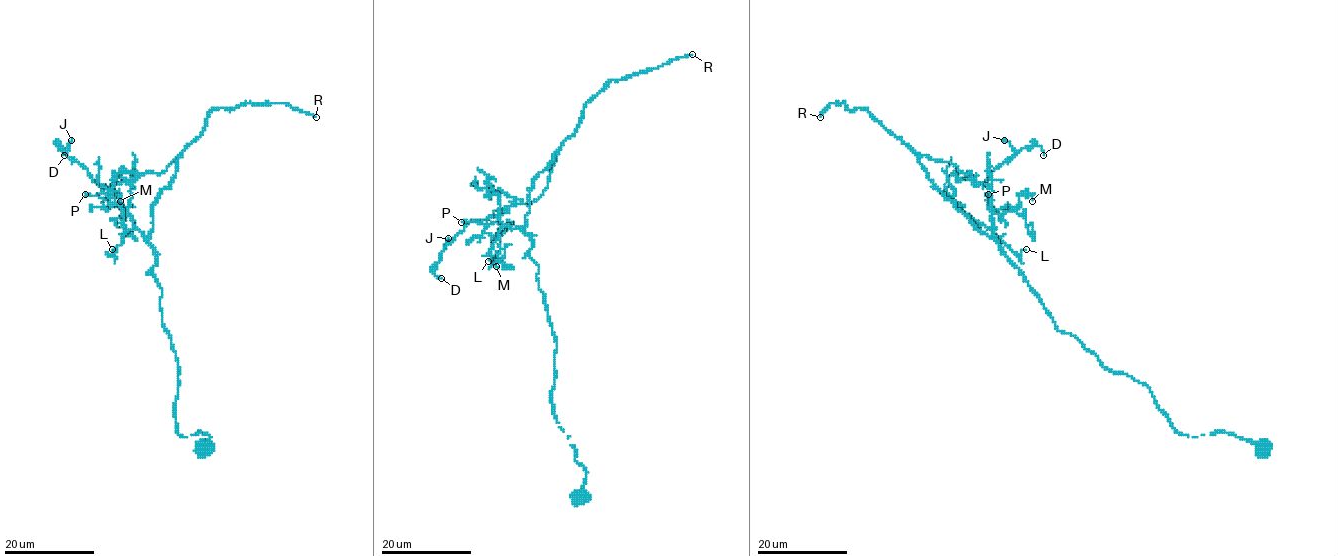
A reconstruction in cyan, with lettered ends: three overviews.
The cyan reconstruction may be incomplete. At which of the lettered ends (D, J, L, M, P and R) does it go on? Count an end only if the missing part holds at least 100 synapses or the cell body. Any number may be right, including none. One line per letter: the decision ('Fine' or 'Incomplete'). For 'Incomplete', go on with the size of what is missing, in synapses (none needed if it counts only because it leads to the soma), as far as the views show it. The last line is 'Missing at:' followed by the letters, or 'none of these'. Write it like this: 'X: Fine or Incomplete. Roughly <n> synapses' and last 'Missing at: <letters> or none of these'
D: Fine
J: Fine
L: Fine
M: Fine
P: Fine
R: Incomplete. Roughly 120 synapses
Missing at: R

